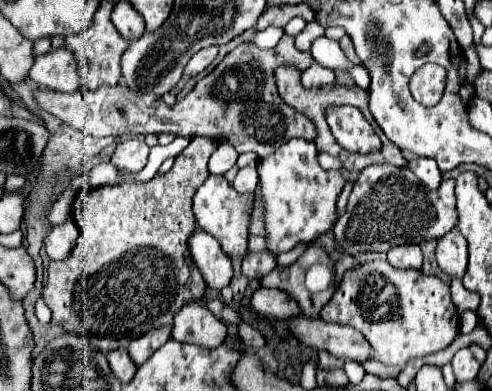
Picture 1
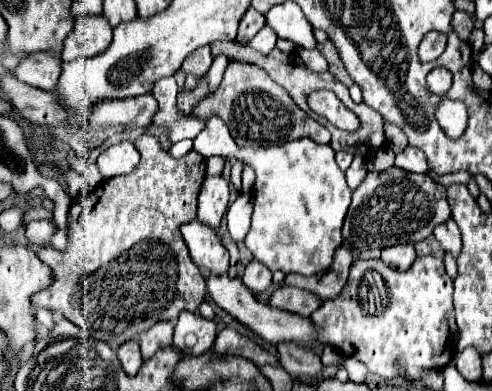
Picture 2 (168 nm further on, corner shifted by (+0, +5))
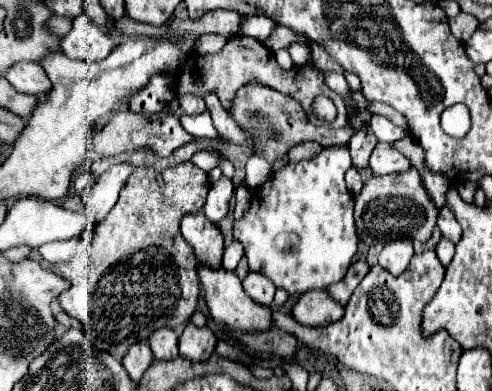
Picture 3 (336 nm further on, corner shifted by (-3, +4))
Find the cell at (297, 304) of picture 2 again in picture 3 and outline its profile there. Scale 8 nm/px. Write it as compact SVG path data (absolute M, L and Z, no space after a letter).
M309 291L299 297L299 301L291 309L293 317L301 325L309 327L321 327L329 321L337 321L343 315L343 307L335 303L327 291Z

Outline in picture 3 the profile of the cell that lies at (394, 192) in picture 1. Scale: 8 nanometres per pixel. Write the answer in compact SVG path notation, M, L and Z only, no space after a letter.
M415 167L405 173L371 177L363 185L361 193L355 197L355 227L359 241L365 245L385 245L397 239L427 241L433 233L437 213L439 209L429 197L429 193L425 193L425 187L421 185L421 177Z

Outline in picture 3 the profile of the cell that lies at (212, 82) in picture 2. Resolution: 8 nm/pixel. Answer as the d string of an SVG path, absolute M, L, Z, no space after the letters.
M329 147L311 159L285 163L271 173L271 177L253 193L253 201L245 215L233 225L233 237L243 243L251 271L267 275L275 287L287 289L289 295L325 289L345 277L359 243L353 223L353 195L345 187L345 171L349 167L349 151L345 147Z

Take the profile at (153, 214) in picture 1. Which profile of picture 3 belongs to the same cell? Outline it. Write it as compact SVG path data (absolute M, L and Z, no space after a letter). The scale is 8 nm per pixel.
M189 161L167 167L163 171L141 165L127 179L127 185L123 187L115 207L97 227L91 229L89 251L83 257L77 255L67 263L43 261L49 271L71 281L71 287L61 293L61 297L57 297L57 303L69 317L77 319L83 325L87 339L97 349L109 351L111 355L121 359L133 343L147 339L159 327L177 327L191 319L199 301L201 285L193 249L181 237L179 223L185 215L203 209L207 191L209 175Z

